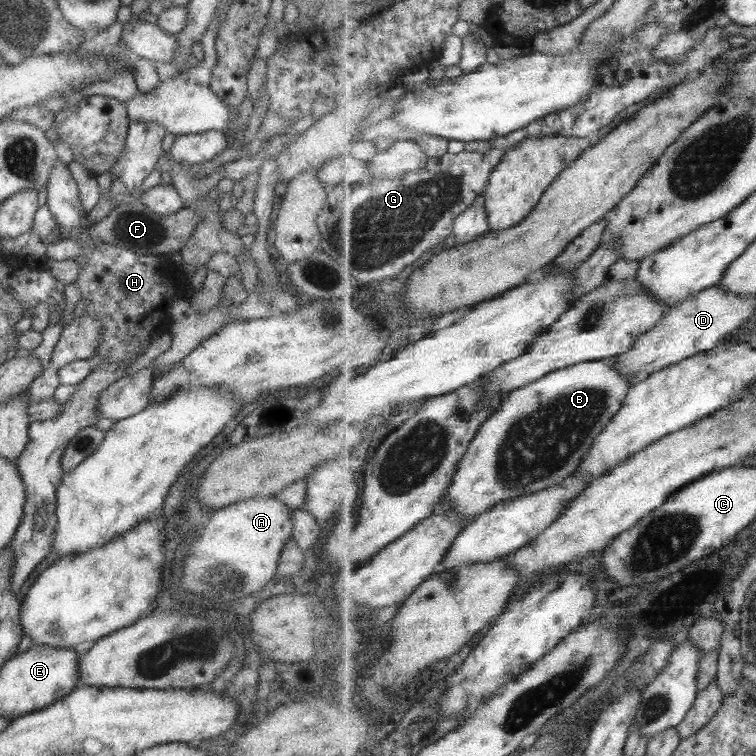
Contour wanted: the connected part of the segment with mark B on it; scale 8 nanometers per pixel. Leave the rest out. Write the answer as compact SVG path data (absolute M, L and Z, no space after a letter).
M614 357L567 366L504 395L502 406L496 414L488 416L468 446L468 452L459 464L452 485L447 487L440 506L450 507L456 510L456 514L474 519L502 502L547 490L574 474L592 448L596 436L625 406L628 390L634 384L630 376L618 370L617 362L618 358Z

